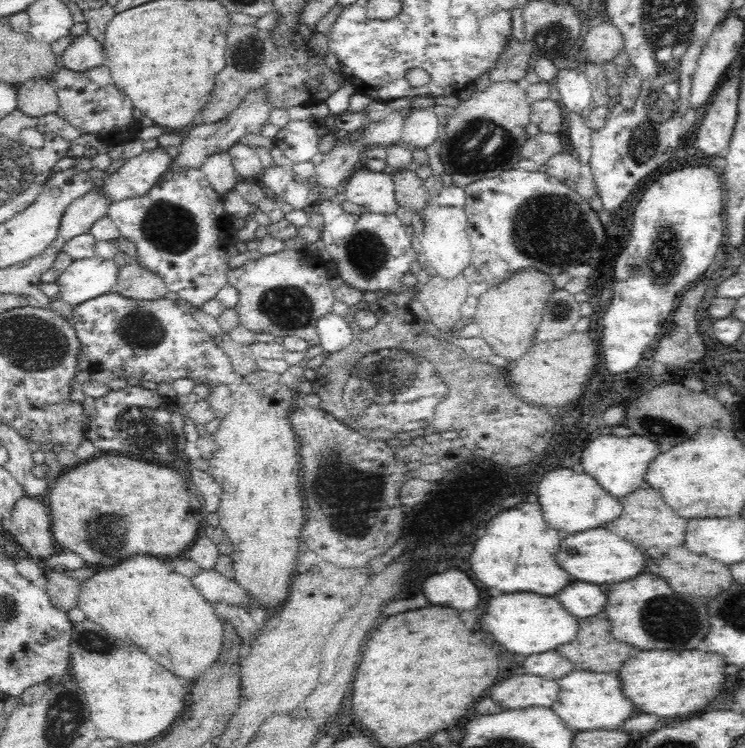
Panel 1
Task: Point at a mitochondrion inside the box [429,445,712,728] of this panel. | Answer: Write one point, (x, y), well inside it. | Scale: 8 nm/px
(678, 631)

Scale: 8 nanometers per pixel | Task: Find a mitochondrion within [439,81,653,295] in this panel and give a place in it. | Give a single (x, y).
(545, 228)

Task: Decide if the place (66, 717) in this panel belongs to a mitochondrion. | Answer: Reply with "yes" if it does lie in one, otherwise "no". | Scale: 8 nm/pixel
yes

